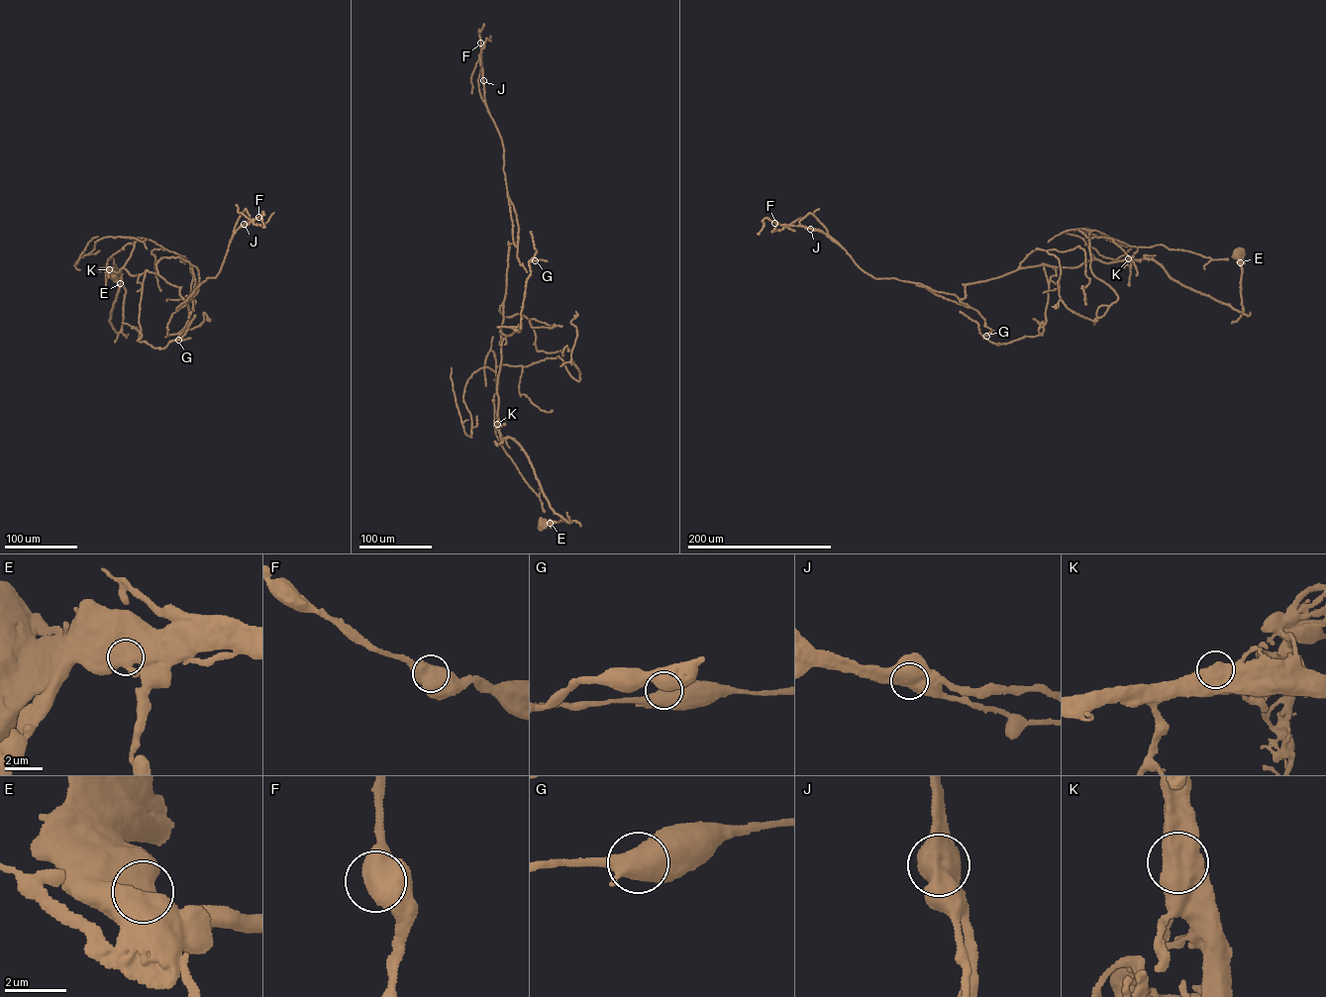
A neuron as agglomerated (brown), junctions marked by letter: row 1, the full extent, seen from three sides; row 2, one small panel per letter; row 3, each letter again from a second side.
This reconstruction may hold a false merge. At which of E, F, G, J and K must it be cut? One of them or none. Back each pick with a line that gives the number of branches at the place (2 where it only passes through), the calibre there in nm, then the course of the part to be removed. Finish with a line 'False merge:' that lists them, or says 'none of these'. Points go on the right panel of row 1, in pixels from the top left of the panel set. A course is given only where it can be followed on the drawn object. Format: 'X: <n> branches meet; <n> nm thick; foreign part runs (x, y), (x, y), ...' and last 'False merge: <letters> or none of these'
J: 1 branches meet; 1050 nm thick; foreign part runs (810, 229), (784, 225), (790, 225), (819, 208)
False merge: J

